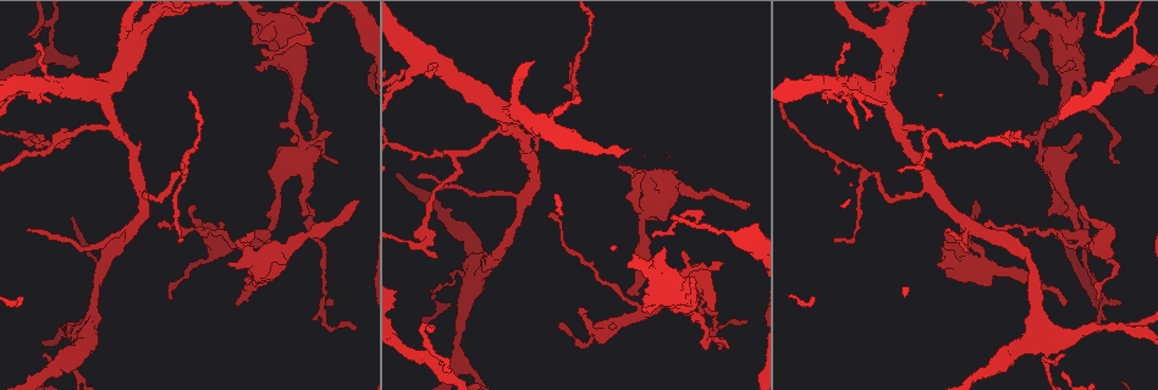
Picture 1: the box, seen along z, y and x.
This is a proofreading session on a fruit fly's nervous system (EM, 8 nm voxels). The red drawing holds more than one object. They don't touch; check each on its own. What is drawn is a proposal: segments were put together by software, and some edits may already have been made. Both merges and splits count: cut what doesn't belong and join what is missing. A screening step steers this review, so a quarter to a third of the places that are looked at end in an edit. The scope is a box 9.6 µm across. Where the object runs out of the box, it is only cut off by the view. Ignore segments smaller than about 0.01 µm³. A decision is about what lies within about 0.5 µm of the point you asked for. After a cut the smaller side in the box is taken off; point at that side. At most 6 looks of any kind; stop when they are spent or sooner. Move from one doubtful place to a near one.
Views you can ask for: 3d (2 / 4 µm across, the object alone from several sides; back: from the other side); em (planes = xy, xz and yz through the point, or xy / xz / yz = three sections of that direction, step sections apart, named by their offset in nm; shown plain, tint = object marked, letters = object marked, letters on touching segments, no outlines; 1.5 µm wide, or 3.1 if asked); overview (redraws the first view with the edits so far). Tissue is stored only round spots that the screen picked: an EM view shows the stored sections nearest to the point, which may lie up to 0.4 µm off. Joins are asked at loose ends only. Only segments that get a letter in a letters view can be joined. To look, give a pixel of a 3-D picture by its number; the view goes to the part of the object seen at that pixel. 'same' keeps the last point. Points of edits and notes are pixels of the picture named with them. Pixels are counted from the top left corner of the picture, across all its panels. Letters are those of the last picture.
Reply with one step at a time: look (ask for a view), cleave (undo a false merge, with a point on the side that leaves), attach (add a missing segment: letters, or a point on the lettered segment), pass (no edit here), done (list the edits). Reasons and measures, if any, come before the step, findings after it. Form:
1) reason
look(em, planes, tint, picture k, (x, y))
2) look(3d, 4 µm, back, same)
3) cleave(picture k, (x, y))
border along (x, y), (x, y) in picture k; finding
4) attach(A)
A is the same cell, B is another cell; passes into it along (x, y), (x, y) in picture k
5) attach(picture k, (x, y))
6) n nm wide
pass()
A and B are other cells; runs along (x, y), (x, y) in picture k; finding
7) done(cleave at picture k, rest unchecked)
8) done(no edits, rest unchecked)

a fork
look(3d, 4 µm, picture 1, (925, 134))

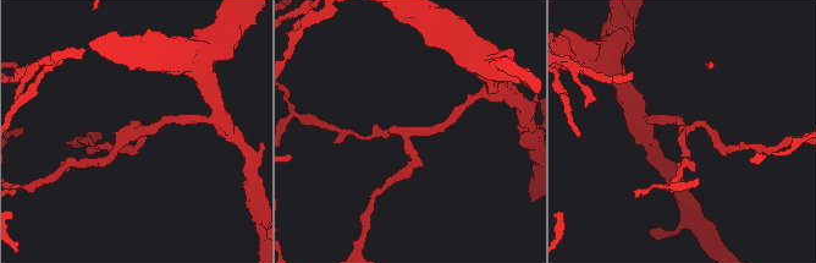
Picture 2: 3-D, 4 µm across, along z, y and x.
3 arms
look(em, planes, letters, picture 2, (137, 129))

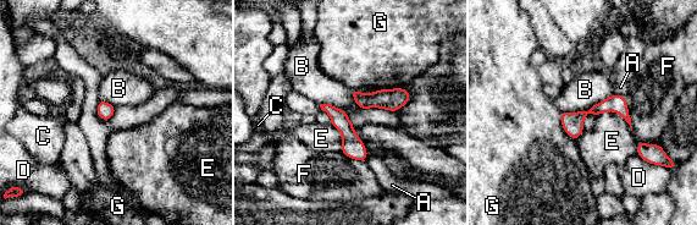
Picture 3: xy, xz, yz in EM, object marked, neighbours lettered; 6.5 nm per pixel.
B touches over 380 nm
pass()
A, B, C, D, E, F and G are other cells; runs along (626, 116), (599, 106), (563, 119) in picture 3; one neuron here

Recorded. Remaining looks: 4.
thin end
look(em, planes, letters, picture 1, (627, 294))

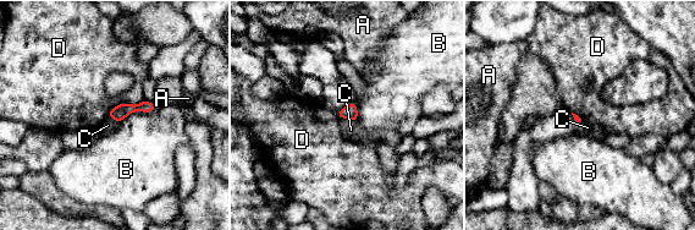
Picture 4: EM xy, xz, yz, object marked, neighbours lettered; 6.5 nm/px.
attach(C)
C is the same cell, A, B and D are other cells; passes into it along (349, 111), (348, 119), (351, 130) in picture 4; it goes on there

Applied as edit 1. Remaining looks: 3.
redraw
look(overview)

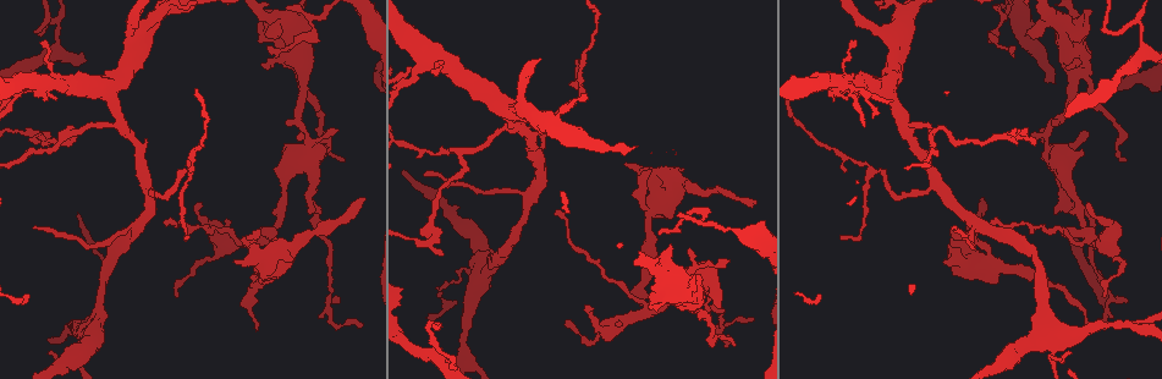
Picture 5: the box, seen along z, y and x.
an open end
look(em, xy, step 4, letters, picture 5, (361, 328))

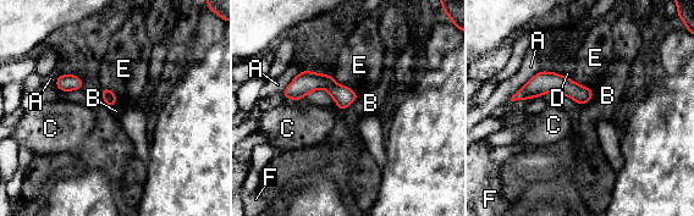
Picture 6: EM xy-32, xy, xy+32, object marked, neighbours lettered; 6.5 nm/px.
look(em, planes, letters, same)

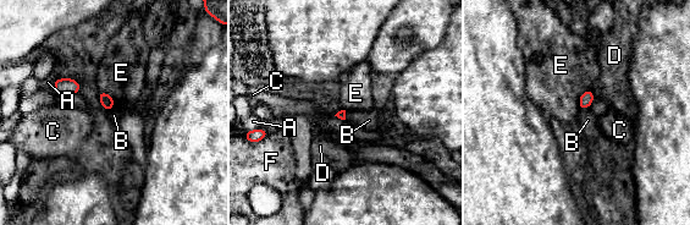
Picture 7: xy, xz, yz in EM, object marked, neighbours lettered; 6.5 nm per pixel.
pass()
A, B, C, D, E and F are other cells; border along (579, 108), (588, 109) in picture 7; none of them fits

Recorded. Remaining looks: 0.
done(attach at picture 4, rest unchecked)

